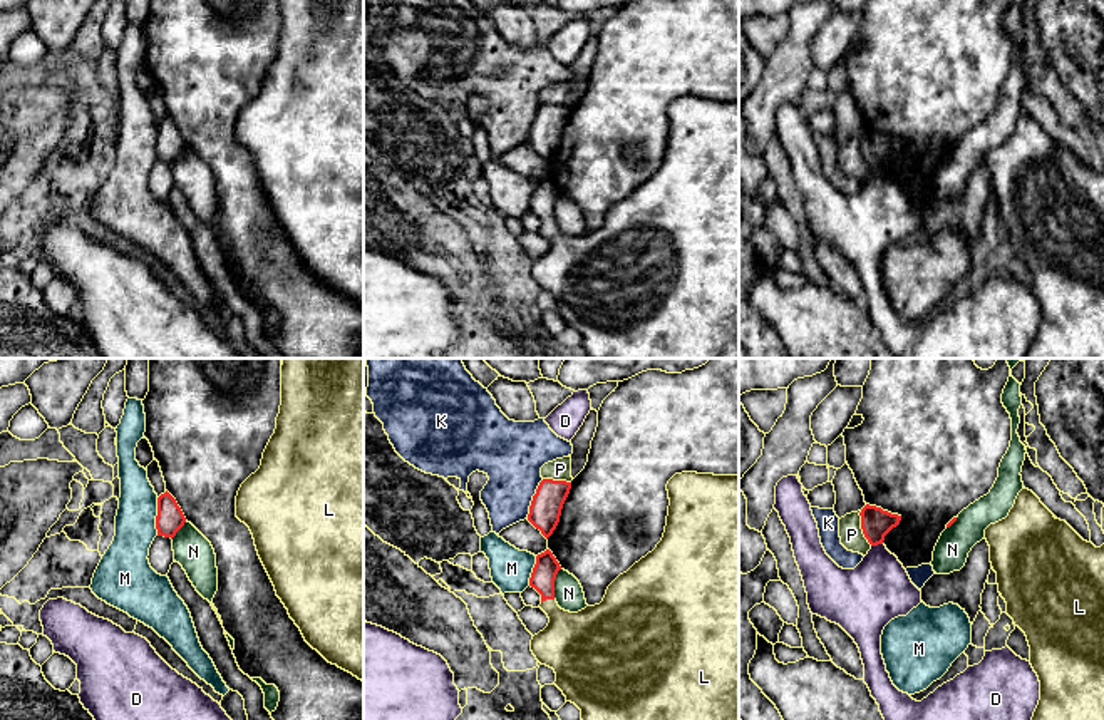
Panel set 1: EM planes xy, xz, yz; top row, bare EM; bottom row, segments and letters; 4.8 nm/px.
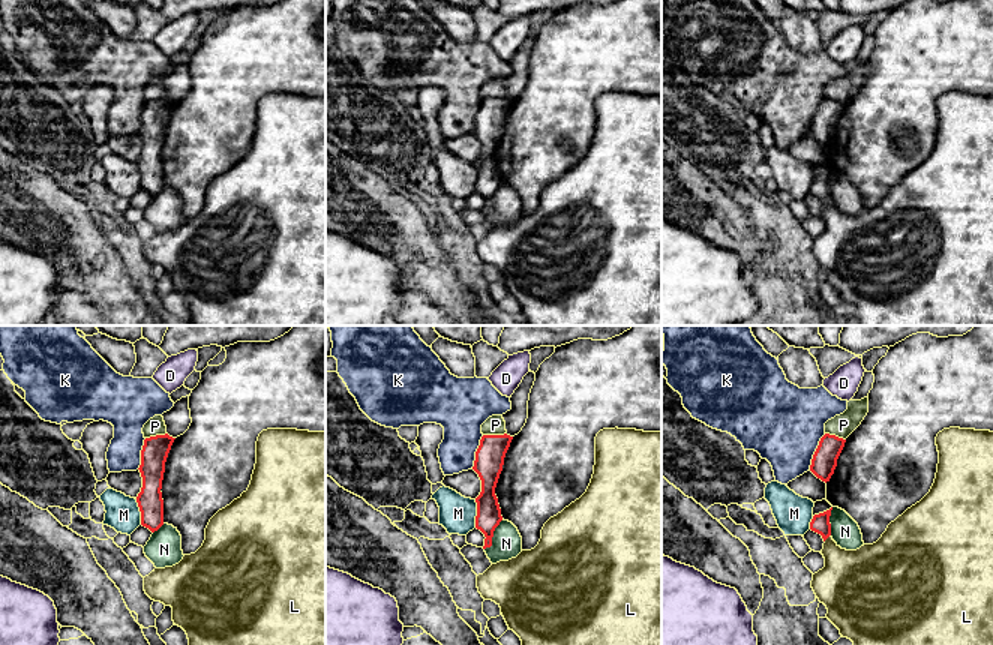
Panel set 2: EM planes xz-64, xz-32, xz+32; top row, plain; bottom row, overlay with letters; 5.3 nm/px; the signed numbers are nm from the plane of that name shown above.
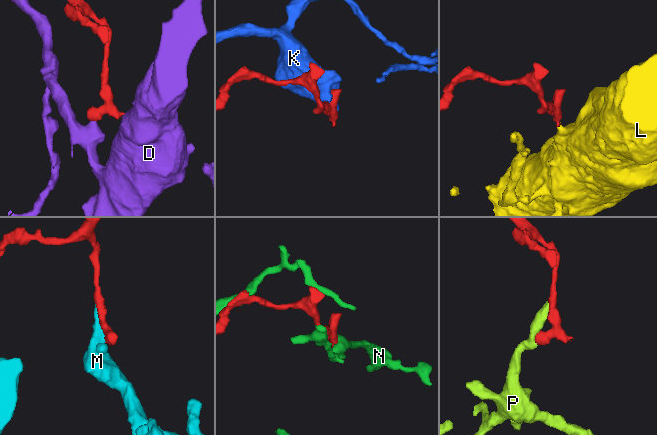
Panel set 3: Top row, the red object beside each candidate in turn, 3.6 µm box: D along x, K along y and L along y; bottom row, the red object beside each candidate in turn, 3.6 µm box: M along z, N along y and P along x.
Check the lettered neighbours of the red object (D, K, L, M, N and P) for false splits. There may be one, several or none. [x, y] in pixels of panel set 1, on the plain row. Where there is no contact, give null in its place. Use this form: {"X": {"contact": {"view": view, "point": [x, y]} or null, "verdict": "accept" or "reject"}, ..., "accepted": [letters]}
{"D": {"contact": {"view": "yz", "point": [877, 169]}, "verdict": "reject"}, "K": {"contact": {"view": "xz", "point": [533, 124]}, "verdict": "reject"}, "L": {"contact": {"view": "xz", "point": [546, 223]}, "verdict": "accept"}, "M": {"contact": {"view": "xy", "point": [156, 141]}, "verdict": "reject"}, "N": {"contact": {"view": "xz", "point": [553, 208]}, "verdict": "reject"}, "P": {"contact": {"view": "yz", "point": [861, 153]}, "verdict": "reject"}, "accepted": ["L"]}

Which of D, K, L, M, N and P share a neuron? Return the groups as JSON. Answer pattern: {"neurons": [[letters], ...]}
{"neurons": [["D"], ["K"], ["L"], ["M"], ["N"], ["P"]]}

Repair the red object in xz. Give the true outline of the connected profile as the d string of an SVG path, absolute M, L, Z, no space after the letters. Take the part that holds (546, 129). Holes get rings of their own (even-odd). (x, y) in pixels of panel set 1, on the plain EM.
M543 104L533 121L528 146L548 164L556 154L571 107Z

